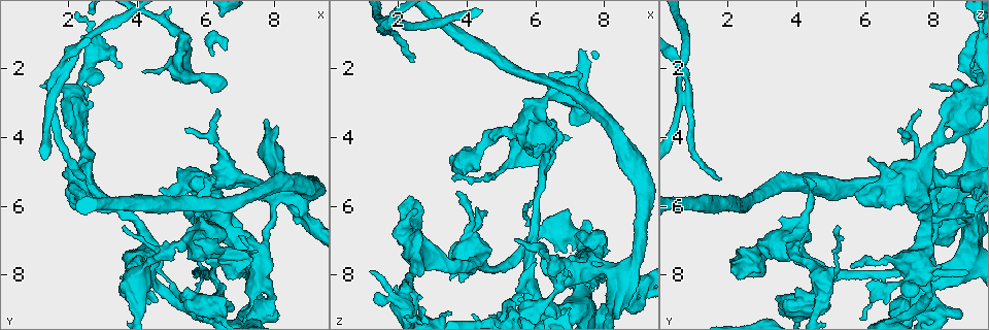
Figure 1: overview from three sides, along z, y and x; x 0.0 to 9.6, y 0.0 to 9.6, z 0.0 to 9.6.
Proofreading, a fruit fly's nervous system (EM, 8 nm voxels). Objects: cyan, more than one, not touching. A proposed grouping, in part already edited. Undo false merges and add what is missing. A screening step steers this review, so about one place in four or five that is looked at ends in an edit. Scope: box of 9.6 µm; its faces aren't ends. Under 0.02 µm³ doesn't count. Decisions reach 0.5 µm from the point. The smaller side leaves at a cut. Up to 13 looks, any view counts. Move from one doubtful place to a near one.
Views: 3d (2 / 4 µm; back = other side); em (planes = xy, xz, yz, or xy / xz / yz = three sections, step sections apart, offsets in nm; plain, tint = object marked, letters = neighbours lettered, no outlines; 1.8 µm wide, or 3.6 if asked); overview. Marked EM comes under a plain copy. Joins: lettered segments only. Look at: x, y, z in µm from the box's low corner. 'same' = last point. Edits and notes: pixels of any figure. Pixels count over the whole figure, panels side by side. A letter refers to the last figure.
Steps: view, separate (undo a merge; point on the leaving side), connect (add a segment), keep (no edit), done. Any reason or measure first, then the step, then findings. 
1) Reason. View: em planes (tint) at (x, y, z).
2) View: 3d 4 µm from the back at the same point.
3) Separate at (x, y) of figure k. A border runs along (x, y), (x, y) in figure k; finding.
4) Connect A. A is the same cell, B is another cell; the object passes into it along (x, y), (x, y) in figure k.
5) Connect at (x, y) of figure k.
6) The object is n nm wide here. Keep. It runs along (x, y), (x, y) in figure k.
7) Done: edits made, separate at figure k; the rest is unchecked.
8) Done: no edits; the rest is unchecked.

View: em xz step 8 (letters) at (6.40, 3.25, 7.60).

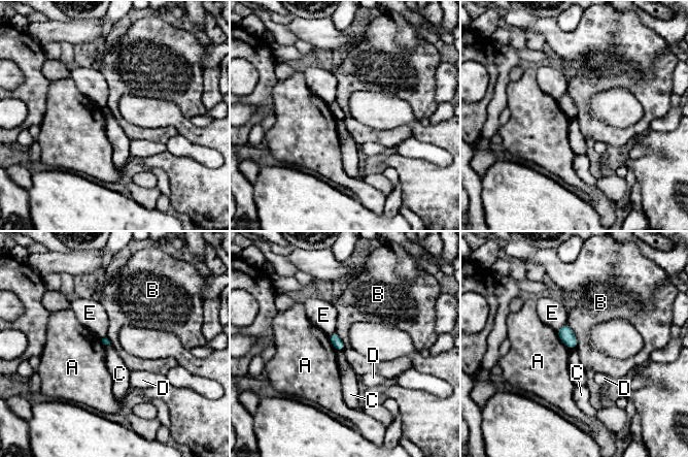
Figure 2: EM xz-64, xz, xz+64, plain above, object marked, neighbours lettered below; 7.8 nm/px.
View: em planes (letters) at the same point.

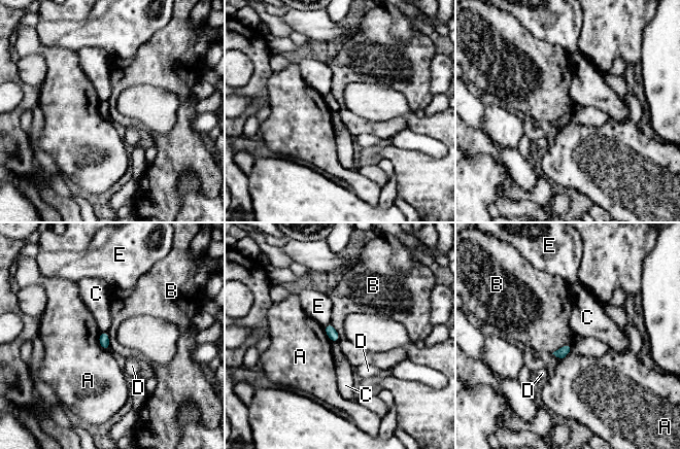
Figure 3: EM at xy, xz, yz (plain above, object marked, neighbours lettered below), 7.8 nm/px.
Keep. A, B, C, D and E are other cells; a border runs along (572, 344), (566, 343), (552, 353) in figure 3; none of them fits.

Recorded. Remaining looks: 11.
Abrupt turn. View: em xz step 8 (tint) at (6.70, 7.60, 2.60).

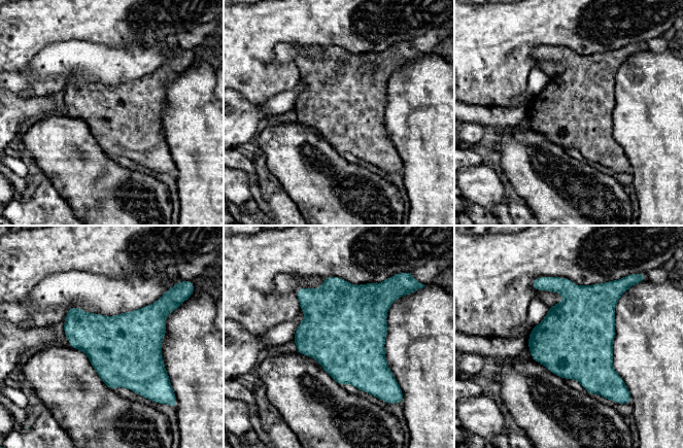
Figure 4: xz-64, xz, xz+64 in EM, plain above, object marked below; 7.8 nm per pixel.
View: em planes (letters) at the same point.

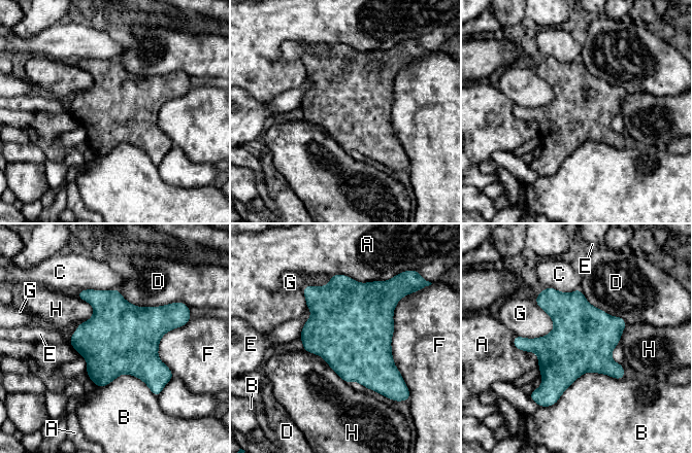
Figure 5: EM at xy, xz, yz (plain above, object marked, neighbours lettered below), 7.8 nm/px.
The object is 500 nm wide here. Keep. A, B, C, D, E, F, G and H are other cells; a border runs along (534, 301), (553, 328), (515, 336) in figure 5; all the same cell.

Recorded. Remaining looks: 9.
View: em xz step 4 (letters) at (5.80, 6.45, 4.25).

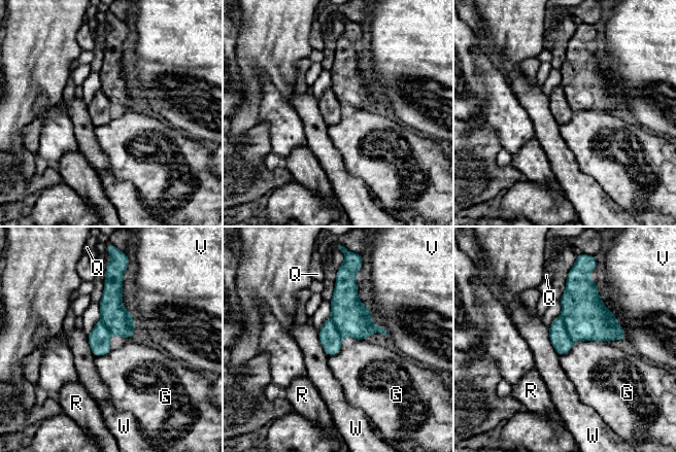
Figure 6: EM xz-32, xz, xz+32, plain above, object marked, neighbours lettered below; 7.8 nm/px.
The object is 190 nm wide here; the longest contact is with W, 240 nm. Separate at (560, 339) of figure 6. G, Q, R, V and W are other cells; two cells meet here.

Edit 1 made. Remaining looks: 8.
View: 3d 4 µm from the back at (5.45, 1.55, 8.85).

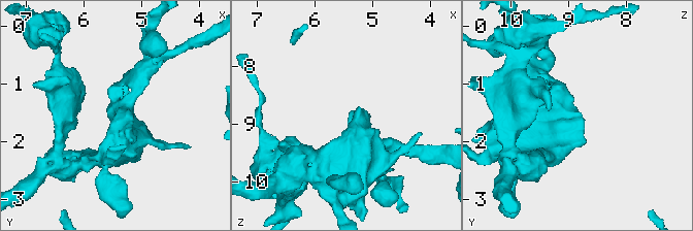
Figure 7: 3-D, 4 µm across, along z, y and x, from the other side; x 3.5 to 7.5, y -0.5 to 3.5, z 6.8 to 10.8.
View: em planes (letters) at (5.35, 1.50, 8.80).

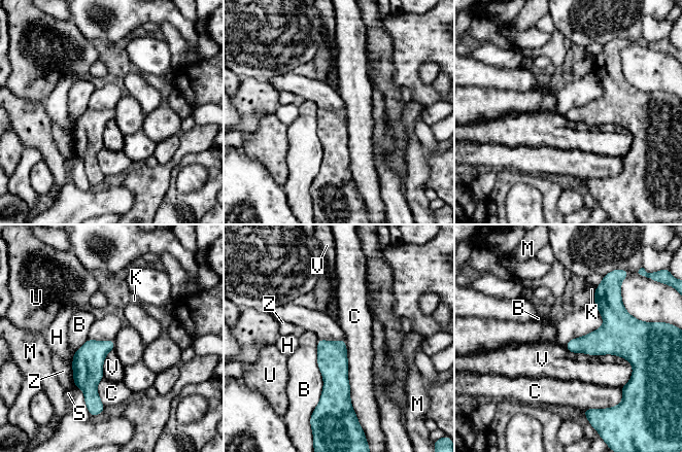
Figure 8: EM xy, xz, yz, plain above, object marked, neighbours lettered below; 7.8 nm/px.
The longest contact is with V, 600 nm. Keep. B, C, H, K, M, S, U, V and Z are other cells; none of them fits.

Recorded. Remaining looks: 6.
View: em yz step 8 (tint) at (2.45, 5.20, 1.80).

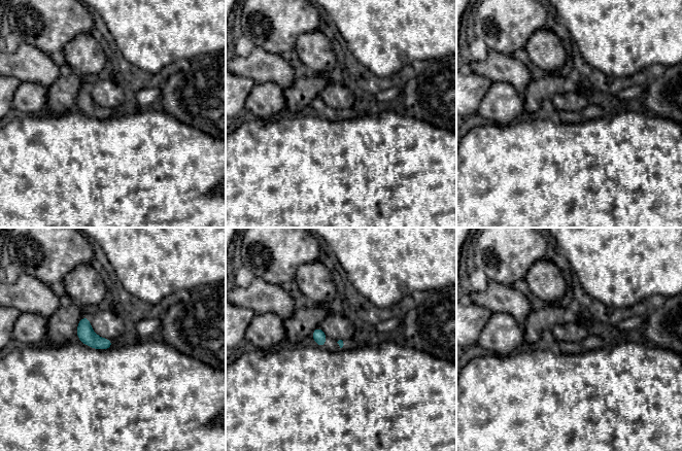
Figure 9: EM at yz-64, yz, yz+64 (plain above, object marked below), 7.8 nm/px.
View: em planes (letters) at the same point.

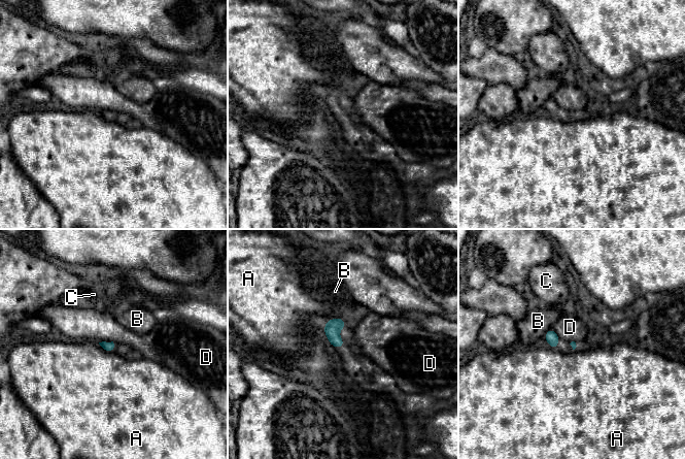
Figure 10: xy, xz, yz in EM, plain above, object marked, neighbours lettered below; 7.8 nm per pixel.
Keep. A, B, C and D are other cells; a border runs along (552, 328), (561, 338) in figure 10; no lettered segment goes on from it.

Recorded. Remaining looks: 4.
Done: edits made, separate at figure 6; the rest is unchecked.

